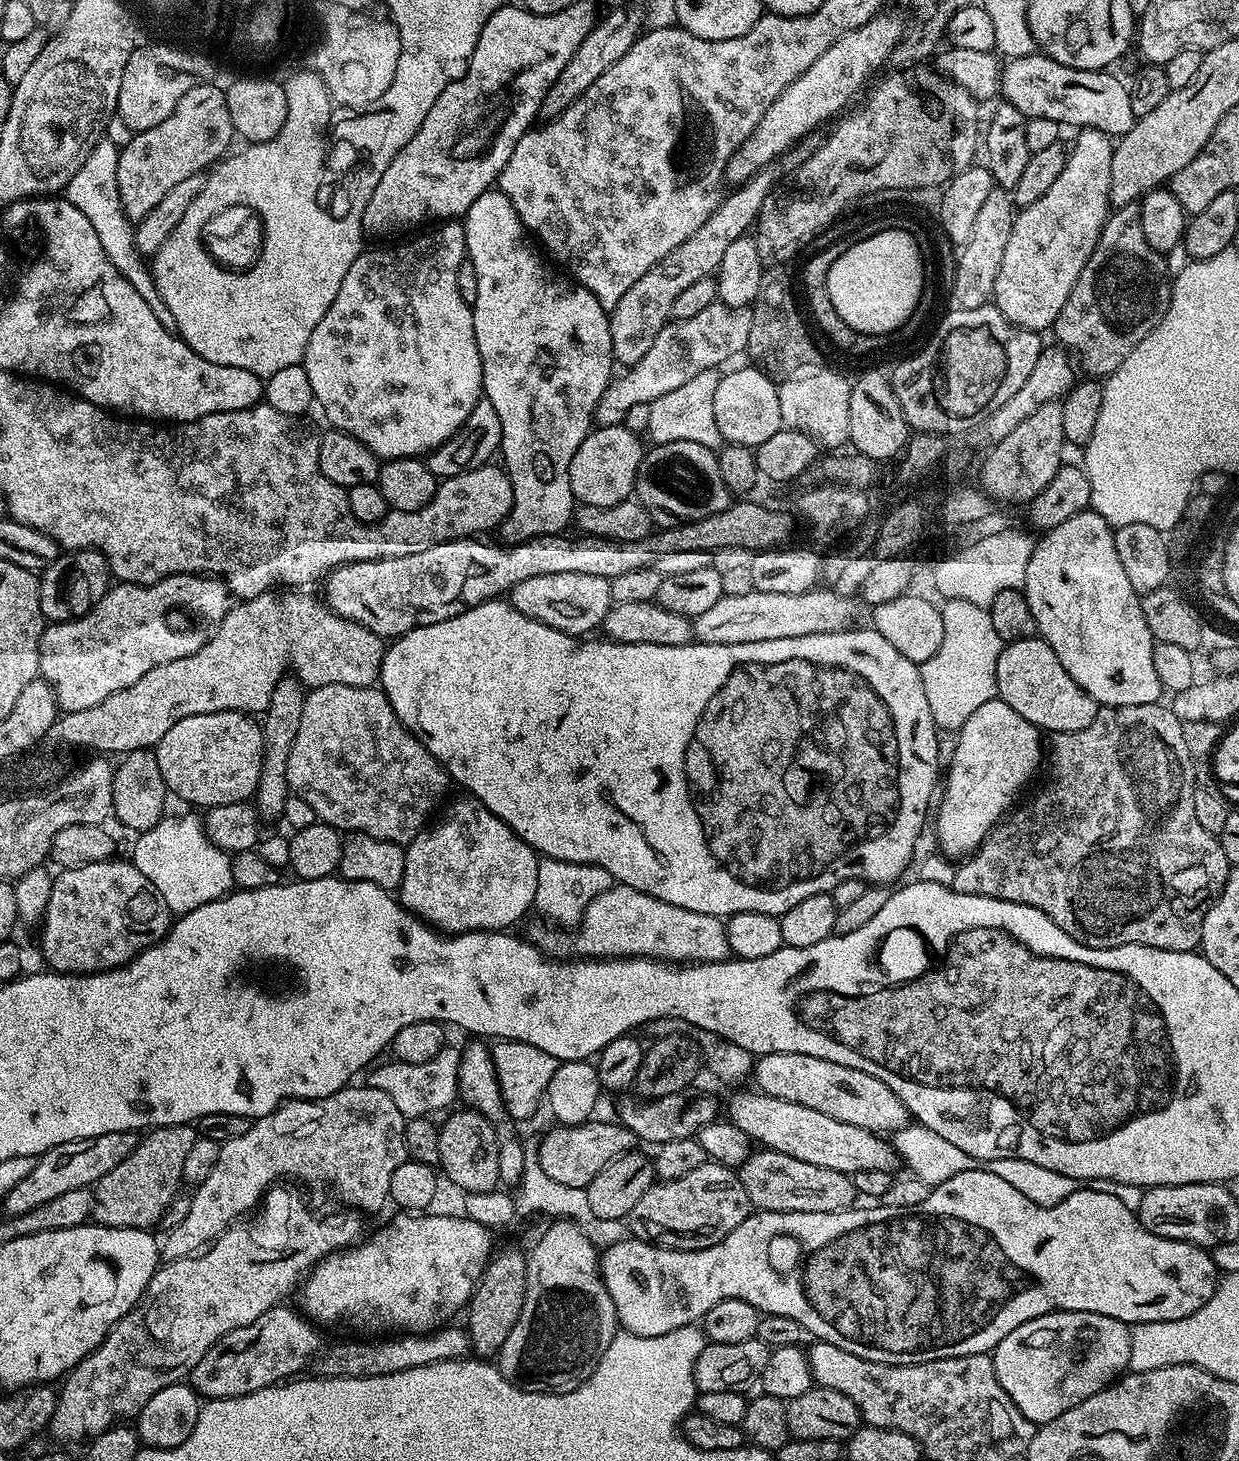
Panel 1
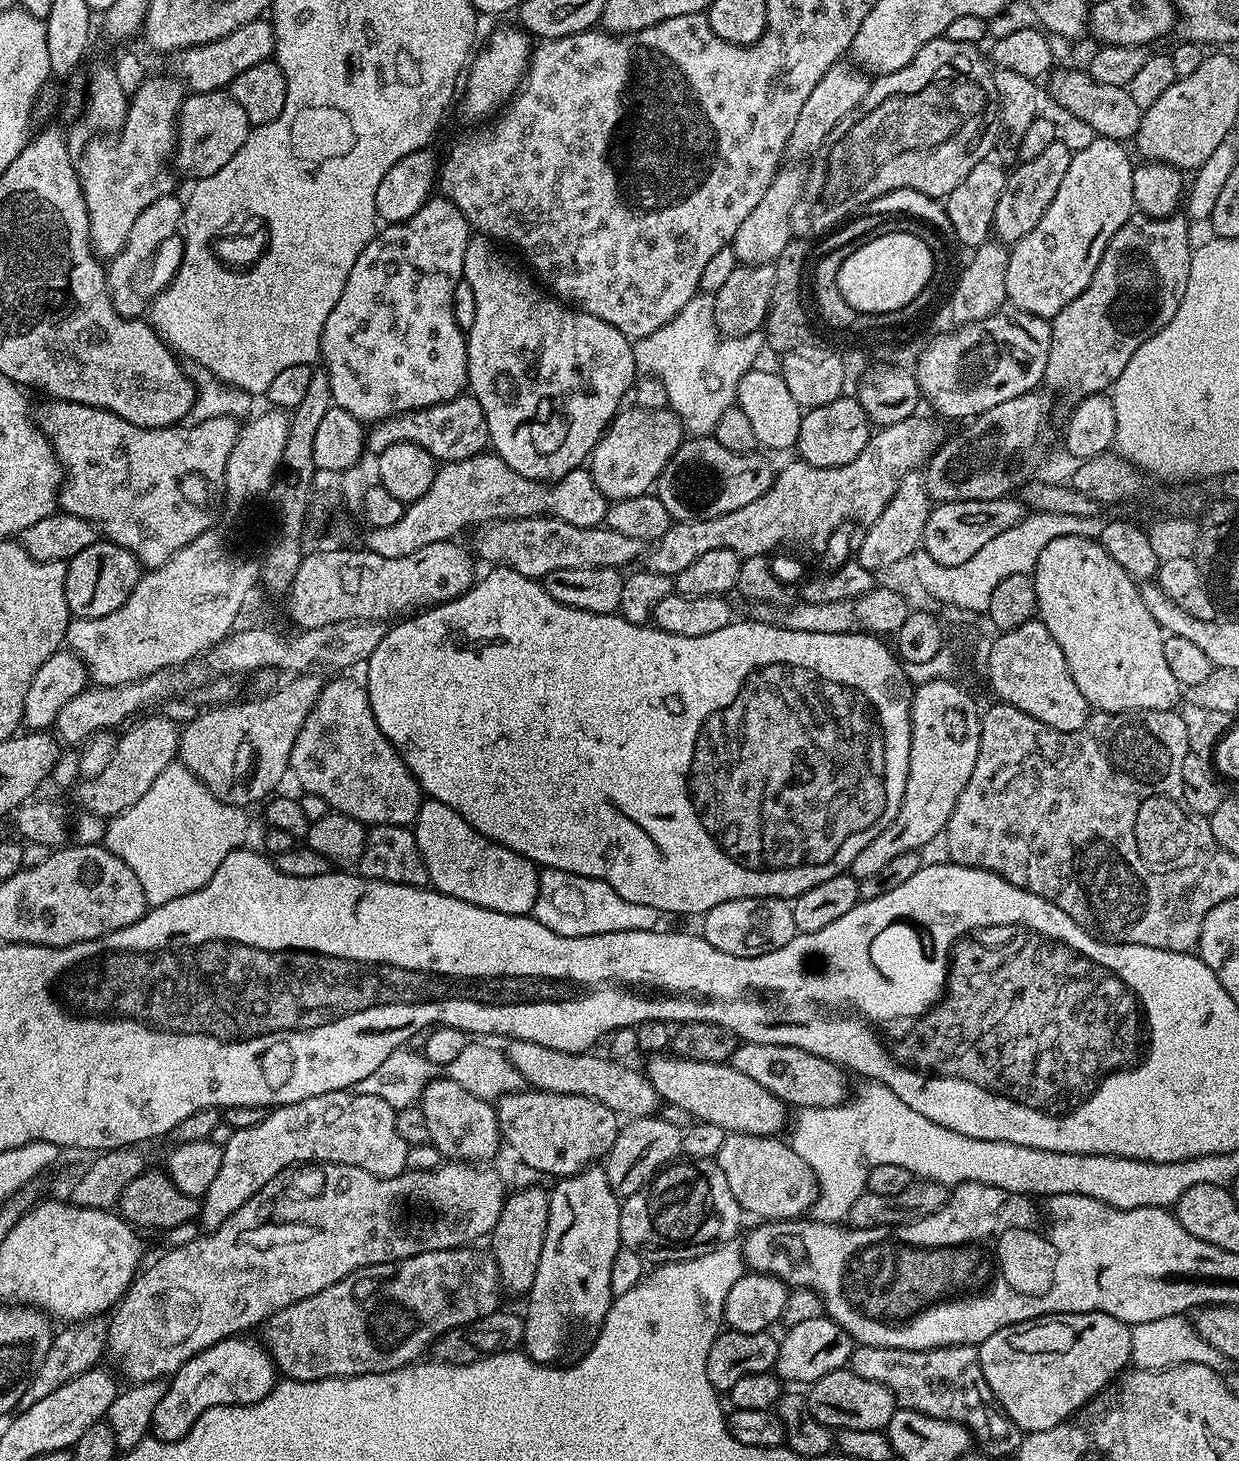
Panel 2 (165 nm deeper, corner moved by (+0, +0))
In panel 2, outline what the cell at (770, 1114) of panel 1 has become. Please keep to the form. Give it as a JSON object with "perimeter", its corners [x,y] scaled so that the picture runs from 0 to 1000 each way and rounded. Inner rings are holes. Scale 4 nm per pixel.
{"perimeter":[[[526,721],[522,726],[523,740],[533,749],[533,754],[550,757],[563,767],[576,768],[576,771],[583,771],[588,776],[598,775],[626,778],[629,778],[630,774],[632,772],[634,774],[637,769],[638,761],[633,754],[621,749],[618,743],[612,743],[609,738],[602,738],[602,735],[591,730],[590,728],[556,726],[554,723],[545,721]]]}

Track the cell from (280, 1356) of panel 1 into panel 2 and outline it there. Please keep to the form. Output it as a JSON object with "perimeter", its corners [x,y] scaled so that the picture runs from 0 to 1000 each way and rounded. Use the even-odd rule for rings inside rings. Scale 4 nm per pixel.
{"perimeter":[[[375,853],[373,854],[364,854],[363,856],[350,856],[349,857],[341,857],[337,860],[329,860],[326,862],[319,862],[317,865],[303,865],[289,869],[288,871],[282,871],[279,875],[270,877],[270,880],[263,880],[263,883],[257,883],[250,888],[244,888],[244,891],[237,891],[237,894],[231,894],[224,897],[212,907],[213,915],[211,919],[216,924],[216,929],[223,934],[223,938],[227,943],[234,945],[270,945],[279,942],[295,942],[295,940],[308,940],[309,939],[320,939],[322,936],[326,936],[329,934],[337,933],[340,930],[341,925],[345,926],[349,921],[355,915],[370,908],[376,908],[383,903],[388,903],[393,901],[397,901],[404,895],[404,887],[405,882],[404,880],[404,873],[400,862],[393,856],[387,857],[387,854]]]}

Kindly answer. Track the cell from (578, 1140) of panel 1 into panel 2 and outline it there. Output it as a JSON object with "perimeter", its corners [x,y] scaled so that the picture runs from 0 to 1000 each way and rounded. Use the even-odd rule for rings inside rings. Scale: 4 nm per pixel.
{"perimeter":[[[421,746],[404,751],[399,758],[406,782],[416,788],[416,793],[445,806],[462,805],[487,795],[502,771],[498,761],[475,750]]]}

